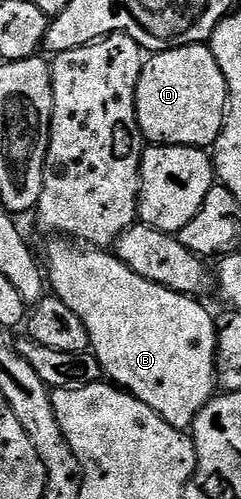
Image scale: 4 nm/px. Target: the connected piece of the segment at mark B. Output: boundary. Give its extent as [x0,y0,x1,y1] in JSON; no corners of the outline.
[45,236,217,431]

